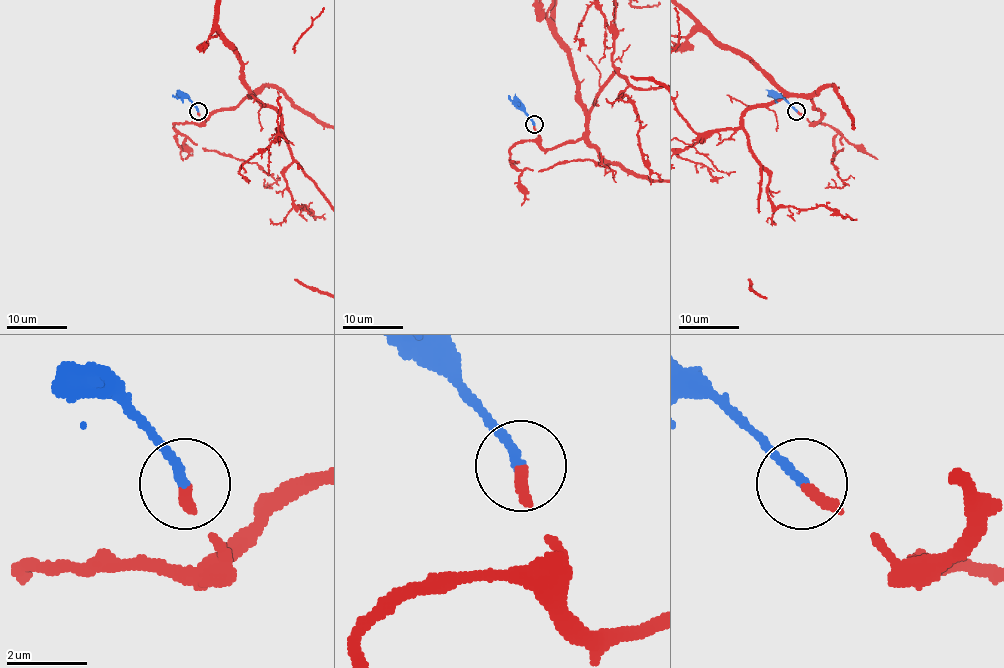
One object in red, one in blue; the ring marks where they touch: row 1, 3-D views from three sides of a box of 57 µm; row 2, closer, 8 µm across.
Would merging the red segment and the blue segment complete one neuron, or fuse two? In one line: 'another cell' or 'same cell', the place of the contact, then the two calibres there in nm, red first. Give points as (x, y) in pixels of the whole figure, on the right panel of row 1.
same cell; at (796, 111); 260 nm thick on the red side, 240 nm on the other

